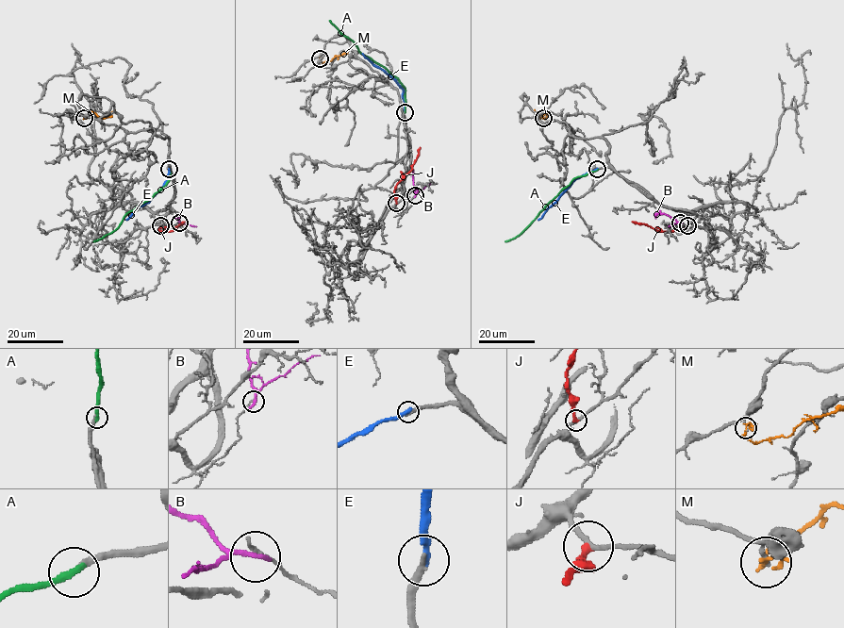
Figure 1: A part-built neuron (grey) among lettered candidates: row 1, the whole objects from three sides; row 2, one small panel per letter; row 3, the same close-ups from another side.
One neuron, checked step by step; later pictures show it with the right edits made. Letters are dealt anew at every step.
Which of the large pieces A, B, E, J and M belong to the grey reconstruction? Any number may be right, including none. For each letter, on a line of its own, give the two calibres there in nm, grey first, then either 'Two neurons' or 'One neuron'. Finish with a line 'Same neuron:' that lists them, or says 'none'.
A: Thickness 260 nm (grey) against 320 nm. Two neurons
B: Thickness 120 nm (grey) against 160 nm. Two neurons
E: Thickness 300 nm (grey) against 320 nm. One neuron
J: Thickness 200 nm (grey) against 260 nm. Two neurons
M: Thickness 120 nm (grey) against 130 nm. Two neurons
Same neuron: E

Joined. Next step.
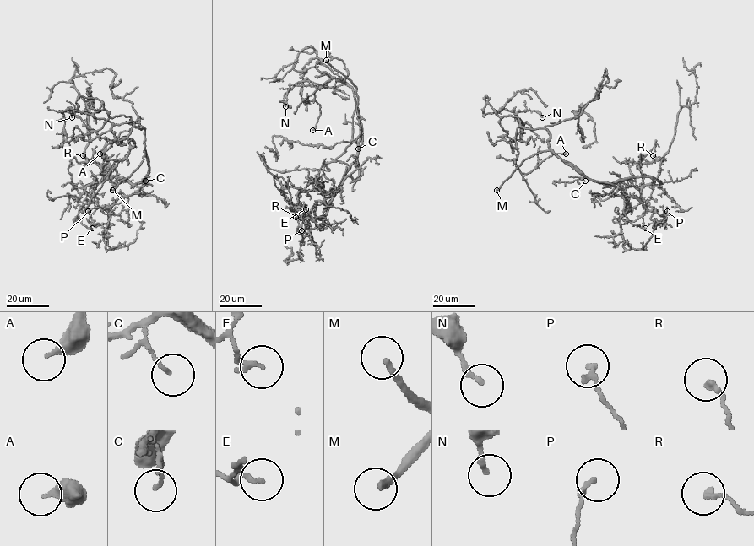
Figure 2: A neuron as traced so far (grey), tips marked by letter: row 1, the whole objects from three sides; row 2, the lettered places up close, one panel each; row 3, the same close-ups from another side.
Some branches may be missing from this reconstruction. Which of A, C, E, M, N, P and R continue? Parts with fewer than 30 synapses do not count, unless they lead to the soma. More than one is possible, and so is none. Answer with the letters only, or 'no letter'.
M

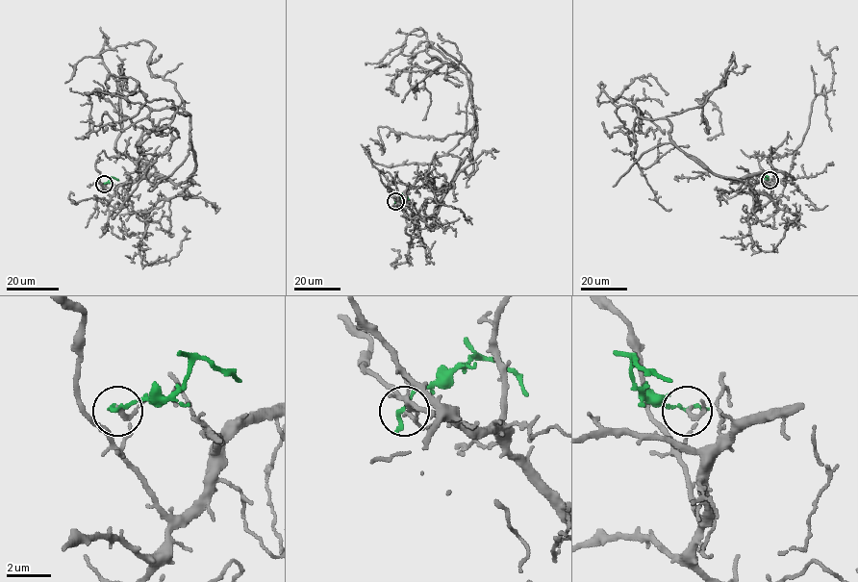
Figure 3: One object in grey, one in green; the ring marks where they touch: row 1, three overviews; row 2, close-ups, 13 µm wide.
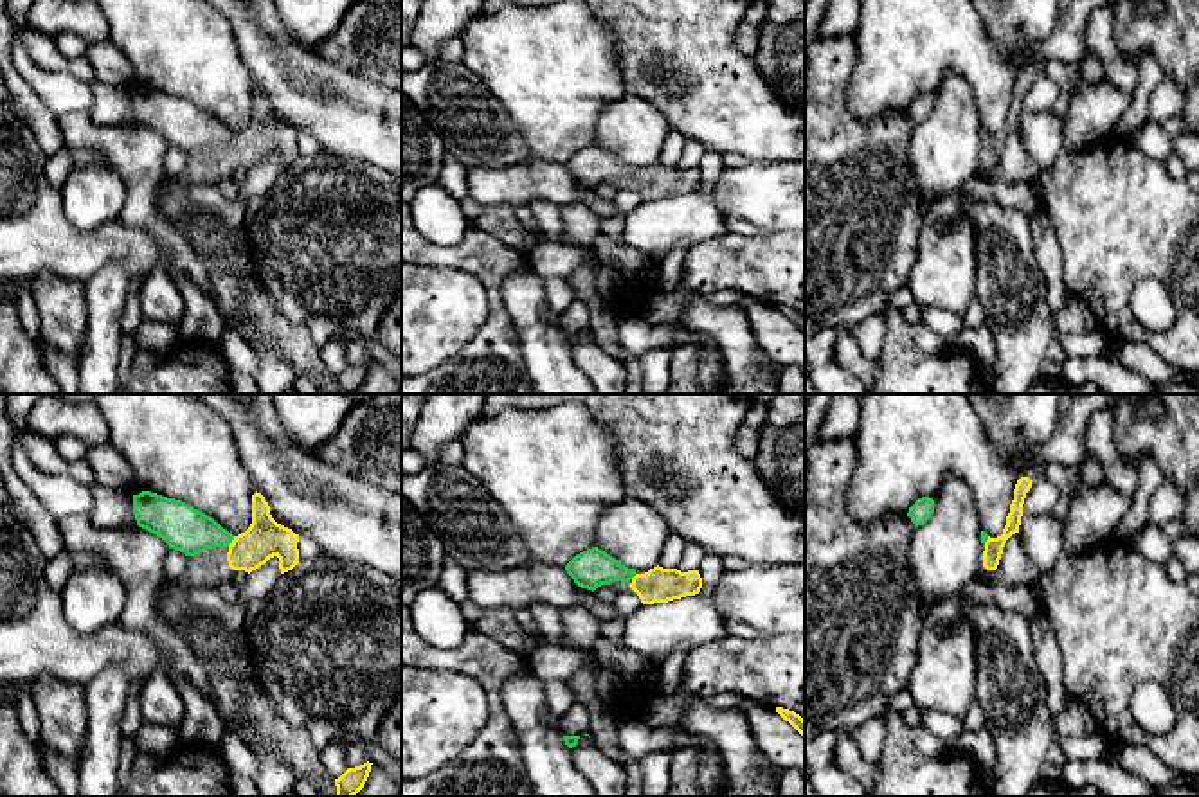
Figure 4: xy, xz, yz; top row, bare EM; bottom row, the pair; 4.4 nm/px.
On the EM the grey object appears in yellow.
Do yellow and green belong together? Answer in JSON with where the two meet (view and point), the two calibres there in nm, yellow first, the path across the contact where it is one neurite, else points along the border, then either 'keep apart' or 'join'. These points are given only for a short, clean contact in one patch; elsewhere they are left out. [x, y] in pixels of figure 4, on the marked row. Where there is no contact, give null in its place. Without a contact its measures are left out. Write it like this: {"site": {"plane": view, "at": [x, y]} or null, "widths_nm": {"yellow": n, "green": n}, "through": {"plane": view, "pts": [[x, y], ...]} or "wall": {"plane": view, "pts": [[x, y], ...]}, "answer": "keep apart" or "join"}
{"site": {"plane": "xy", "at": [233, 542]}, "widths_nm": {"yellow": 180, "green": 200}, "through": {"plane": "xy", "pts": [[265, 538], [260, 542], [233, 542], [180, 526]]}, "answer": "join"}

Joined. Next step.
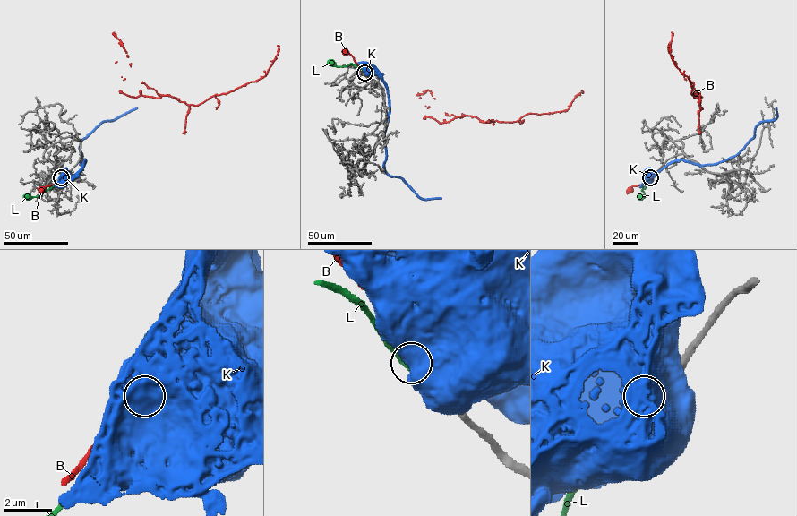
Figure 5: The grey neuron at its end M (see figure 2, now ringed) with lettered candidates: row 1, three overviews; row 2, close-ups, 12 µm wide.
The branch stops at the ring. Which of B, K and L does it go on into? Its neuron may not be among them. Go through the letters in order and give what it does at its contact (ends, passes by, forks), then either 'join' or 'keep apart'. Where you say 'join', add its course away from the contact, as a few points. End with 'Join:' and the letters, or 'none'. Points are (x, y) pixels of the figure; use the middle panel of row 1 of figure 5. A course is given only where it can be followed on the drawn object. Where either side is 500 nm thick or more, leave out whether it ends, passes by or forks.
B: it ends there; keep apart
K: keep apart
L: it ends there; keep apart
Join: none

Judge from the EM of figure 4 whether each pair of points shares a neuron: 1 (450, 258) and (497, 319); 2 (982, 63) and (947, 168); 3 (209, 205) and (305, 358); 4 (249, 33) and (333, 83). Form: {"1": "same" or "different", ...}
{"1": "same", "2": "different", "3": "same", "4": "same"}

